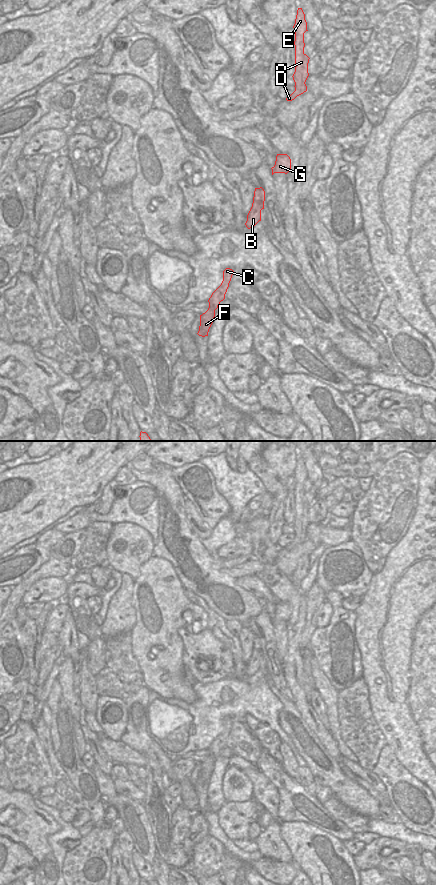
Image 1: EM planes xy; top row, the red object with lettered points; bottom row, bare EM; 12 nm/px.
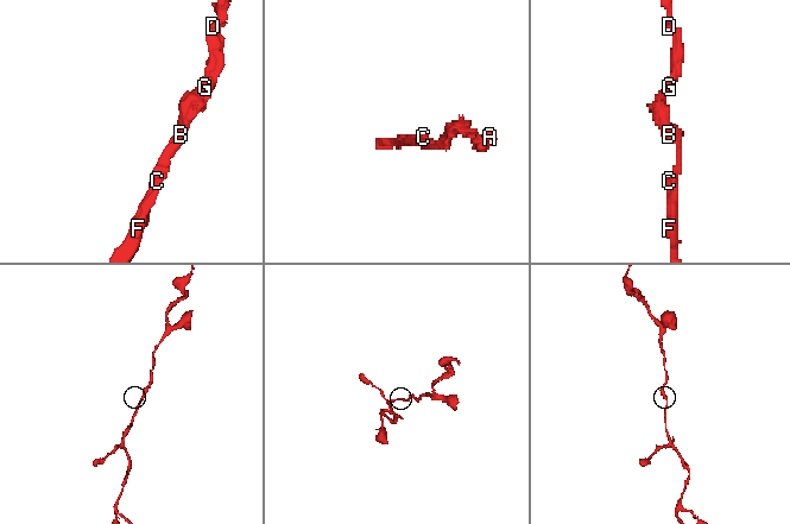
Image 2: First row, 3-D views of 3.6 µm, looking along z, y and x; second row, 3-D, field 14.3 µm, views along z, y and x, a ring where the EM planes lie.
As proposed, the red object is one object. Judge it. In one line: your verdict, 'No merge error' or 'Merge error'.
No merge error.

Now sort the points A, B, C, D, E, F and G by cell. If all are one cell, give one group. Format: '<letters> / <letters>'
A B C D E F G

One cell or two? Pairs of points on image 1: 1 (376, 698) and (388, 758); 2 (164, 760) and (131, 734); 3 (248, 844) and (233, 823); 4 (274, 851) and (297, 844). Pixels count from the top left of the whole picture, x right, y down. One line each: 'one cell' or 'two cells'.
1: two cells
2: one cell
3: two cells
4: two cells

